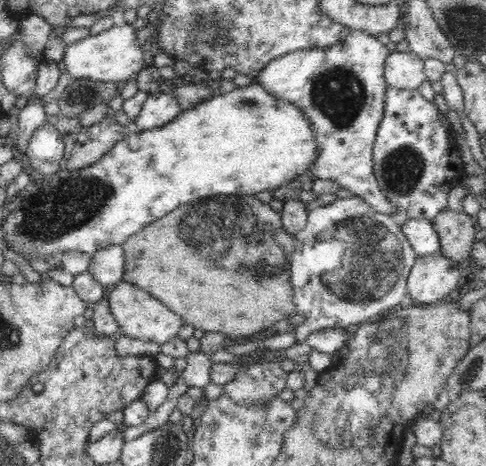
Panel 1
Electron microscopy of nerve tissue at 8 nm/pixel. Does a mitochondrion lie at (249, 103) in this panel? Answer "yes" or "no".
no

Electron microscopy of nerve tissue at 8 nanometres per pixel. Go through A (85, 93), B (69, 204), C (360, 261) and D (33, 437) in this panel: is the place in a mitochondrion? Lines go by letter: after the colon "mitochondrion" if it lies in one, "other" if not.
A: mitochondrion
B: mitochondrion
C: mitochondrion
D: other

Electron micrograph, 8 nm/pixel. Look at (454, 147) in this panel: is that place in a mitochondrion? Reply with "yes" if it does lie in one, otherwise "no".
no

